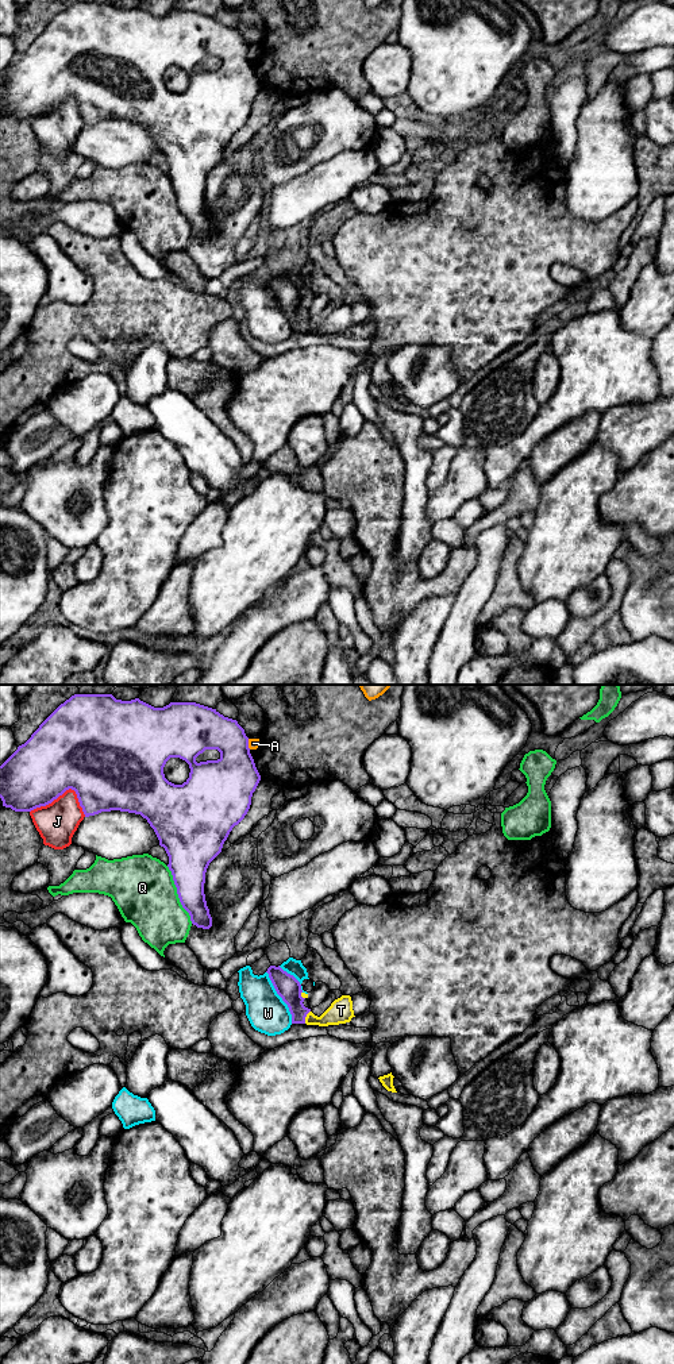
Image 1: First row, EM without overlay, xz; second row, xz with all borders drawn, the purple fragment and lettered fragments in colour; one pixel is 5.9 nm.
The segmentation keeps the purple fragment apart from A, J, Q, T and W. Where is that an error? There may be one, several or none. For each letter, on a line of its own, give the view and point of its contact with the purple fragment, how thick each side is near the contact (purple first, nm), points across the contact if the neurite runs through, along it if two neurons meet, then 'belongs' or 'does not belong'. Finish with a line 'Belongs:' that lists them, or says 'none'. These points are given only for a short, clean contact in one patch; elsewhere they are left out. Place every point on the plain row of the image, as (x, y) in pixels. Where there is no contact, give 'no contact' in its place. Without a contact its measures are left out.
A: meets purple in xz at (247, 53); 300 nm thick on the purple side, 60 nm on the other; does not belong
J: meets purple in xz at (65, 99); 460 nm thick on the purple side, 240 nm on the other; does not belong
Q: meets purple in xz at (177, 201); 260 nm thick on the purple side, 380 nm on the other; does not belong
T: meets purple in xz at (305, 324); 150 nm thick on the purple side, 140 nm on the other; runs through xz (288, 296), (295, 313), (305, 324), (324, 328), (341, 319); belongs
W: meets purple in xz at (280, 304); 150 nm thick on the purple side, 240 nm on the other; does not belong
Belongs: T

